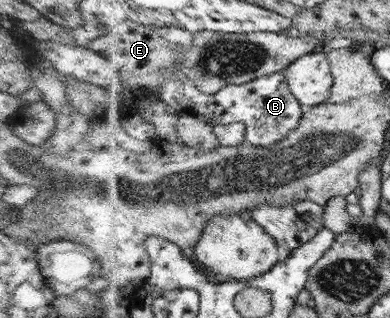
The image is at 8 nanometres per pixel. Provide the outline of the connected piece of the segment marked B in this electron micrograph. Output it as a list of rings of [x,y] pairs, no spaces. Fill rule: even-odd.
[[[286,71],[260,77],[244,85],[228,85],[214,95],[202,91],[194,82],[186,80],[169,81],[162,84],[161,90],[163,101],[176,105],[180,113],[192,113],[214,126],[246,123],[247,142],[254,146],[275,146],[288,135],[293,135],[300,128],[306,112],[302,102],[291,91]]]

